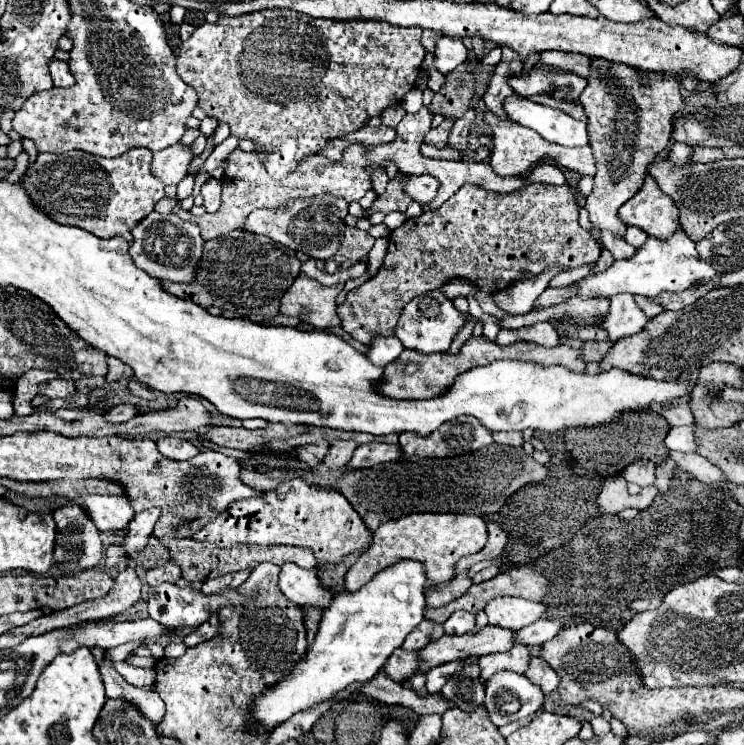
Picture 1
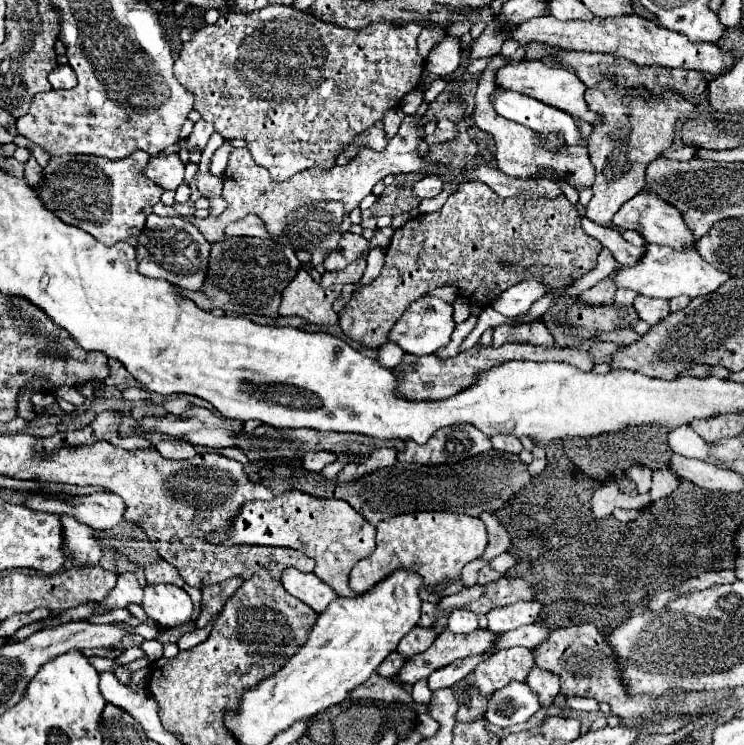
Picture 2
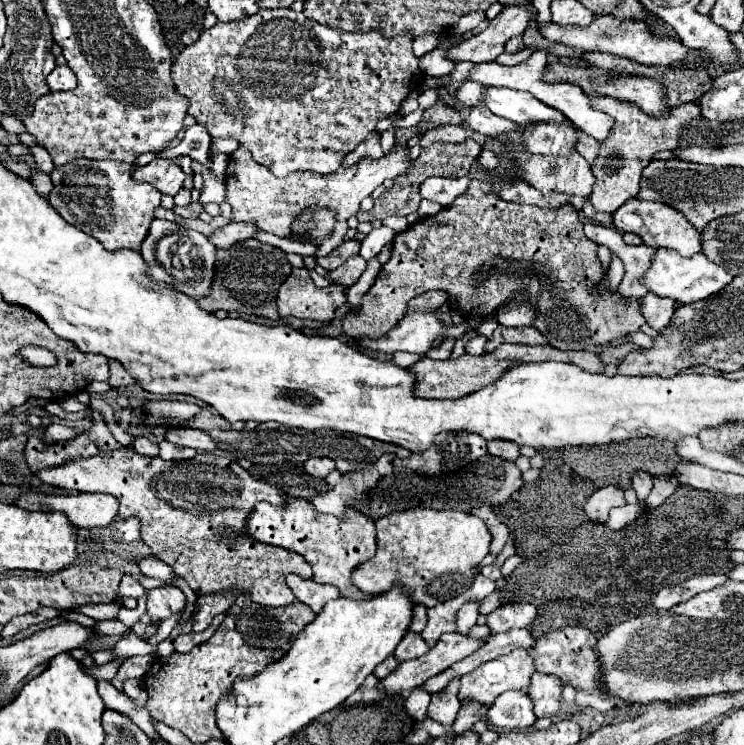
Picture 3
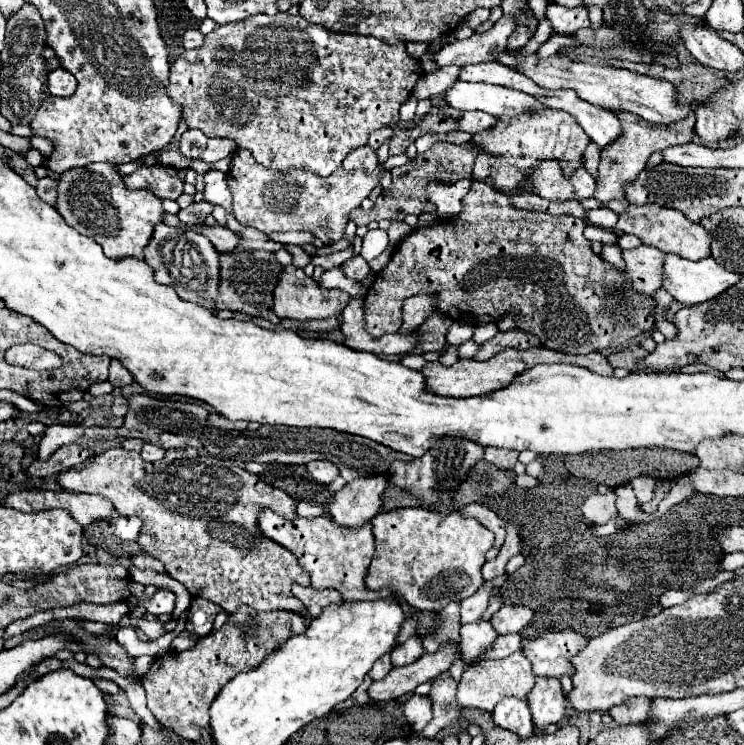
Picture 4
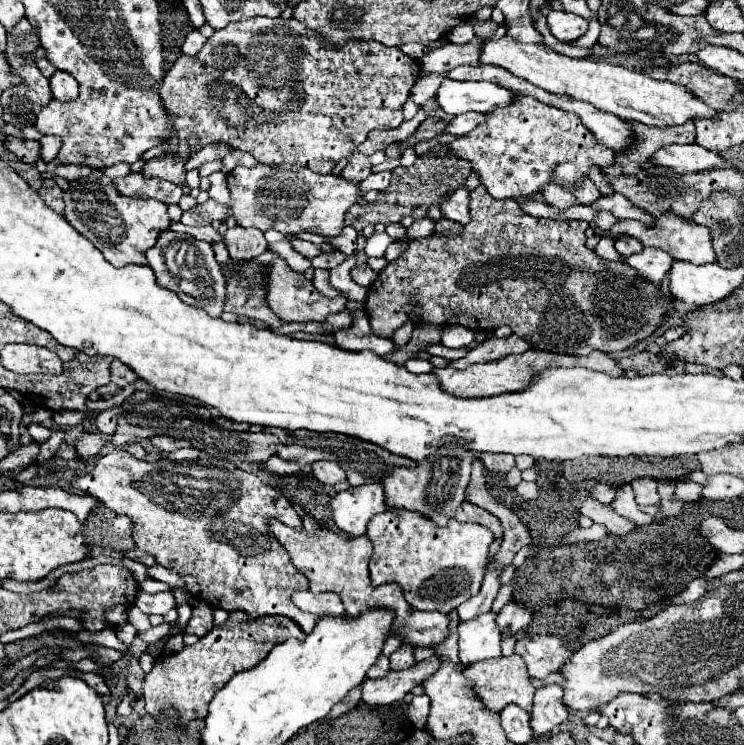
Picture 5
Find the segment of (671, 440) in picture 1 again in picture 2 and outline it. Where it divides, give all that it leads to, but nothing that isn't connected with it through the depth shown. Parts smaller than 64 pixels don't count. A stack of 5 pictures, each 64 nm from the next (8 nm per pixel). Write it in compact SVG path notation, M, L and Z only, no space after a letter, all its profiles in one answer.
M680 426L676 430L672 430L668 434L668 444L670 450L682 456L692 456L692 458L702 458L702 460L710 460L710 452L706 448L706 442L700 440L700 436L696 436L694 428L690 426Z

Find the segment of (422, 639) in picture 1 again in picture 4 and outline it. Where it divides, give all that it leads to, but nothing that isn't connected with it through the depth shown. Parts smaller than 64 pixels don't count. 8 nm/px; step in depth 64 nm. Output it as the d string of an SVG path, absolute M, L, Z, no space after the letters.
M412 636L412 638L408 638L404 644L396 646L390 656L392 656L392 664L394 664L394 666L404 666L404 664L416 662L424 652L426 652L426 650L424 650L424 646L422 646L422 640L420 640L418 636Z

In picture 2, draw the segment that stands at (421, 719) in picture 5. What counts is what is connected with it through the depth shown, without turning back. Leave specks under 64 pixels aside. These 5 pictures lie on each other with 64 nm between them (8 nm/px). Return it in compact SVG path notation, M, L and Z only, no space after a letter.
M418 680L418 682L412 686L412 696L414 696L414 700L420 702L420 704L428 704L428 702L430 702L432 692L430 692L430 688L426 686L426 680Z

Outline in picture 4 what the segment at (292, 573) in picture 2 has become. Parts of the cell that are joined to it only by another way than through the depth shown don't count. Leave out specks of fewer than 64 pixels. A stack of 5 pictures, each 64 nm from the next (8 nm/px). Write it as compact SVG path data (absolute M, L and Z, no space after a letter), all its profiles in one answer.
M292 584L292 594L304 604L304 608L310 612L312 618L320 616L320 612L328 604L342 600L342 596L336 590L316 590L312 586L300 586L300 584Z

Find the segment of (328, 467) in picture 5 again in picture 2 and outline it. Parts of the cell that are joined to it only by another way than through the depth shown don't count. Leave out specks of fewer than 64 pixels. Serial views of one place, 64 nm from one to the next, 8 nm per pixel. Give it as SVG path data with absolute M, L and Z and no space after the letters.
M320 450L320 452L306 452L304 454L304 460L302 464L306 466L306 470L312 470L312 472L320 472L326 464L334 462L334 454L328 452L328 450Z

